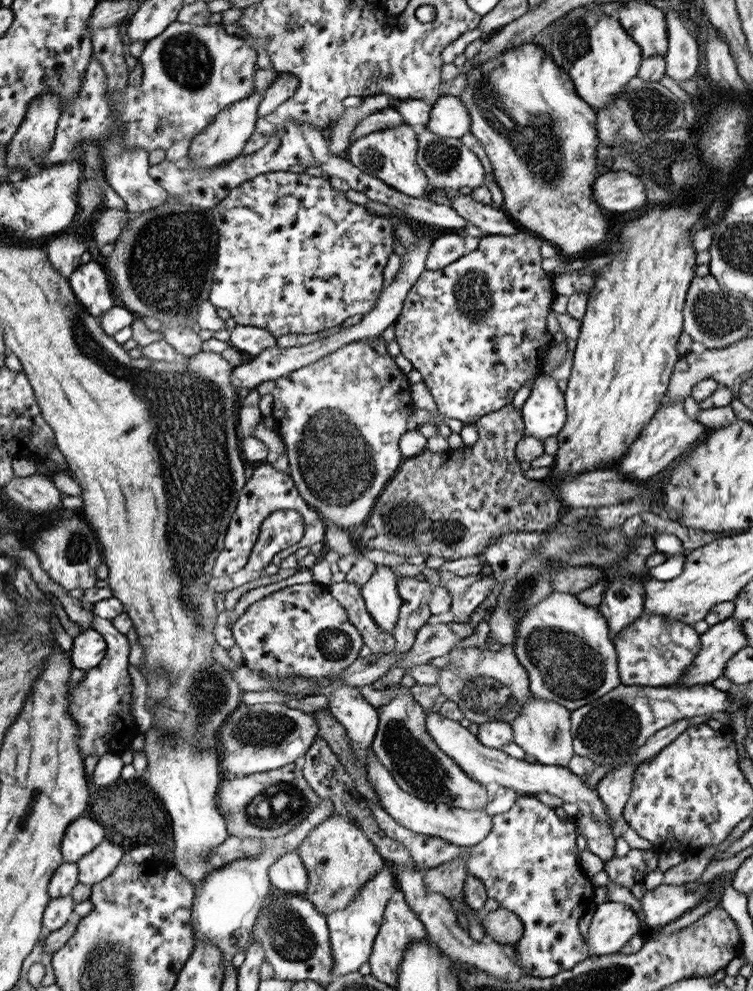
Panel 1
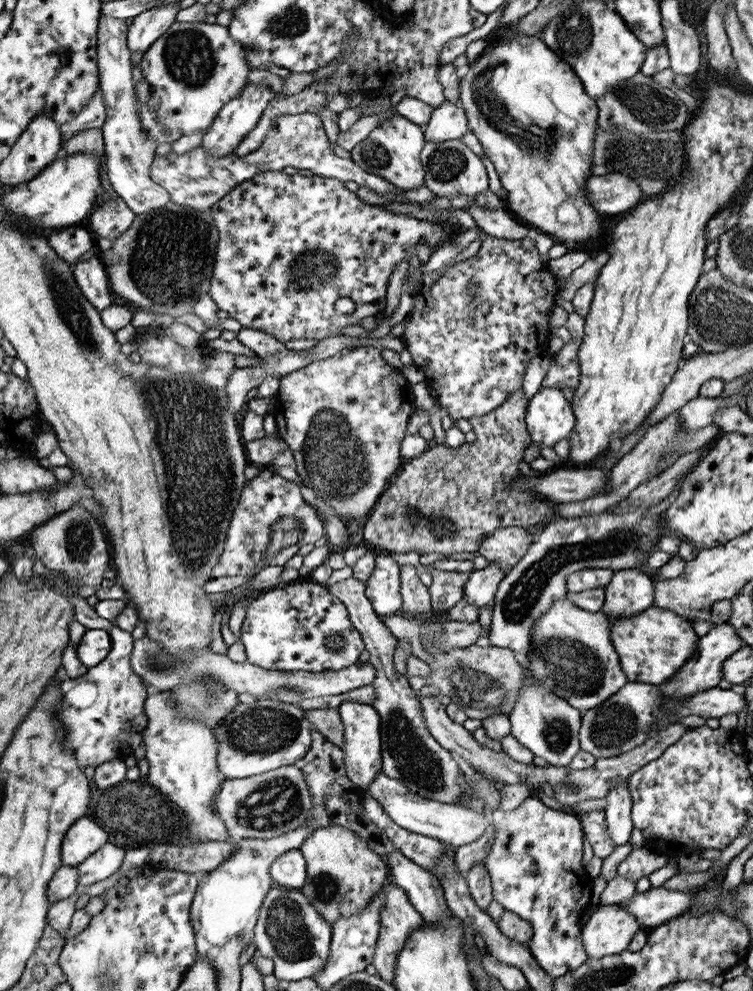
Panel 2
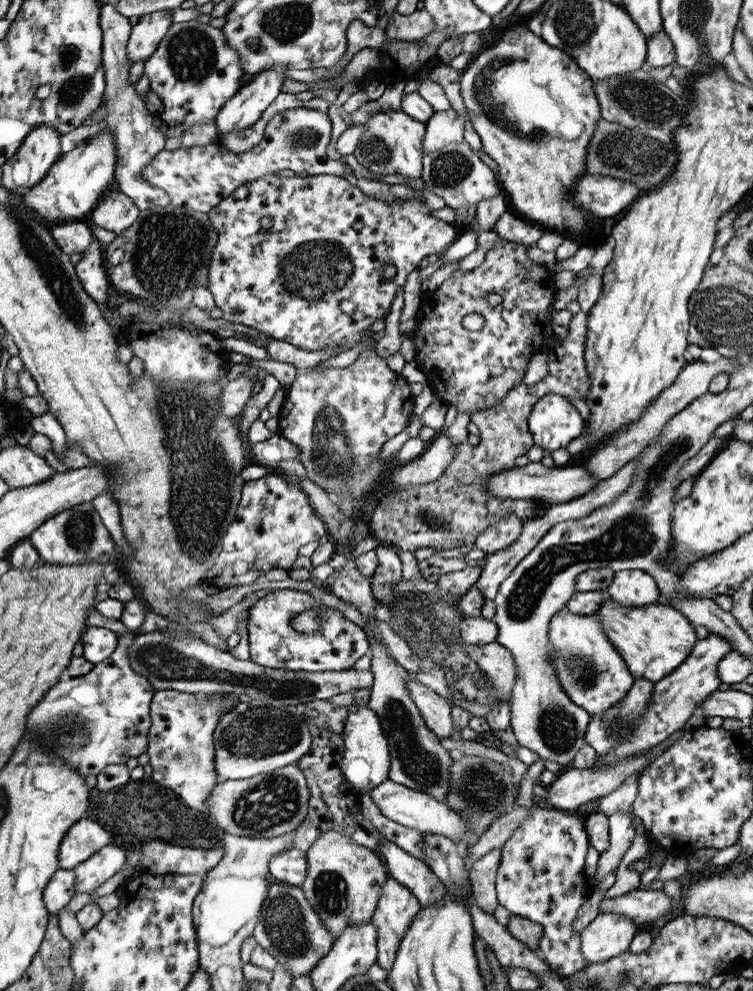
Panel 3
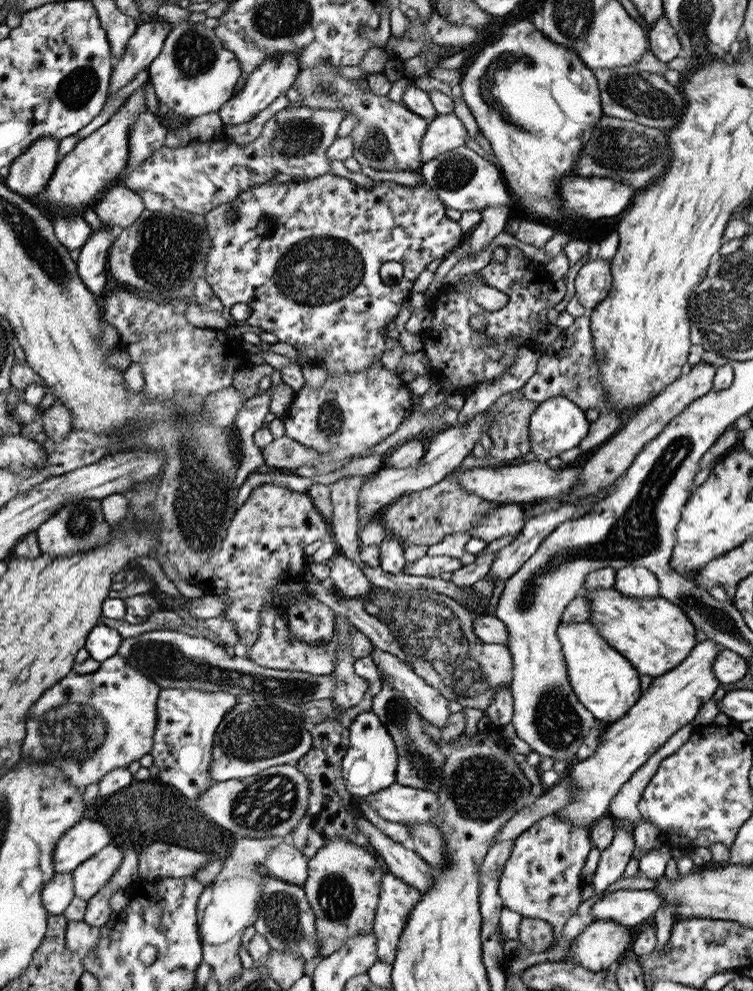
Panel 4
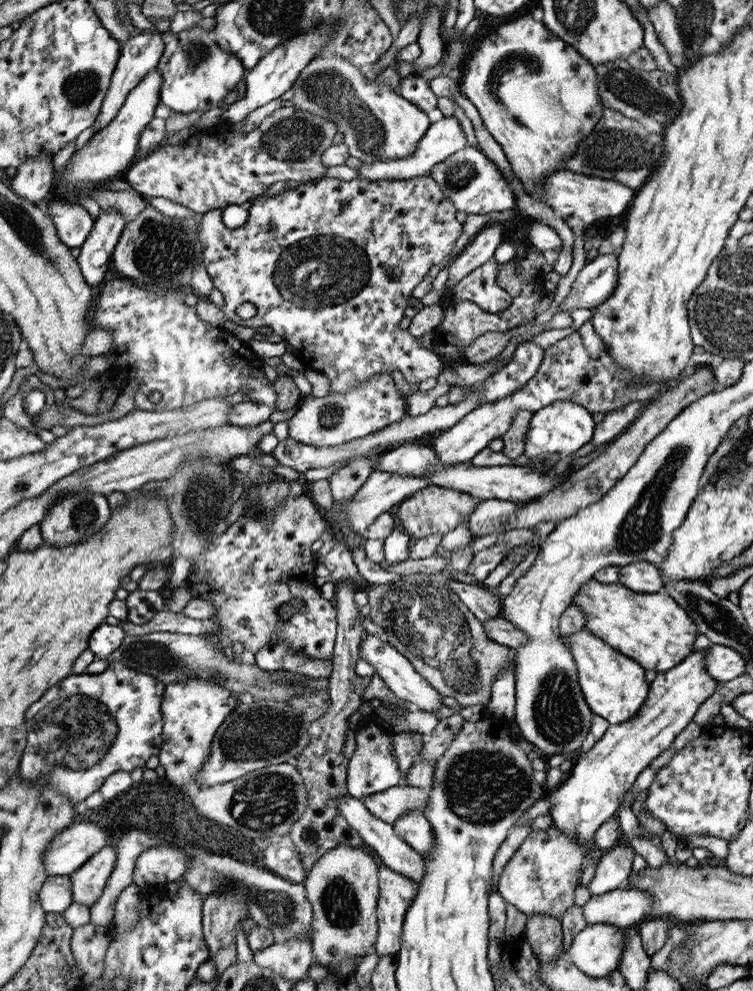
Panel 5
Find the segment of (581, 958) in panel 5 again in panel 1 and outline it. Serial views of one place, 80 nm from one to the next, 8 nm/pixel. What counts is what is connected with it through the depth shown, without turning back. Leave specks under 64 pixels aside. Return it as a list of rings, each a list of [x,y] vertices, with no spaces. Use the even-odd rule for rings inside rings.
[[[604,902],[591,909],[593,917],[586,938],[590,955],[618,953],[635,934],[642,931],[634,910],[620,902]]]

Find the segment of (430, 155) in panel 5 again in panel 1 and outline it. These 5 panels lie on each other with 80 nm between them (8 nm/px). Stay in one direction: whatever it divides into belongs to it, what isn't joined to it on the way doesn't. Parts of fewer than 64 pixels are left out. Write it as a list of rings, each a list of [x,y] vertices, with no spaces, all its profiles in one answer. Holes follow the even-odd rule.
[[[440,95],[431,105],[425,127],[436,136],[460,139],[470,132],[471,116],[460,97]]]

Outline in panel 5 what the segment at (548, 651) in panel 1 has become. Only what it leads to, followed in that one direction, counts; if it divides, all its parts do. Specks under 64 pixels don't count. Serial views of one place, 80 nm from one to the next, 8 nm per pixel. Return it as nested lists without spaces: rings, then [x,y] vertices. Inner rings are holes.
[[[585,627],[580,632],[568,635],[568,641],[572,659],[576,663],[580,691],[593,714],[605,718],[611,725],[625,723],[637,715],[650,692],[650,684],[646,681],[642,665],[614,650],[600,638],[590,634]]]

